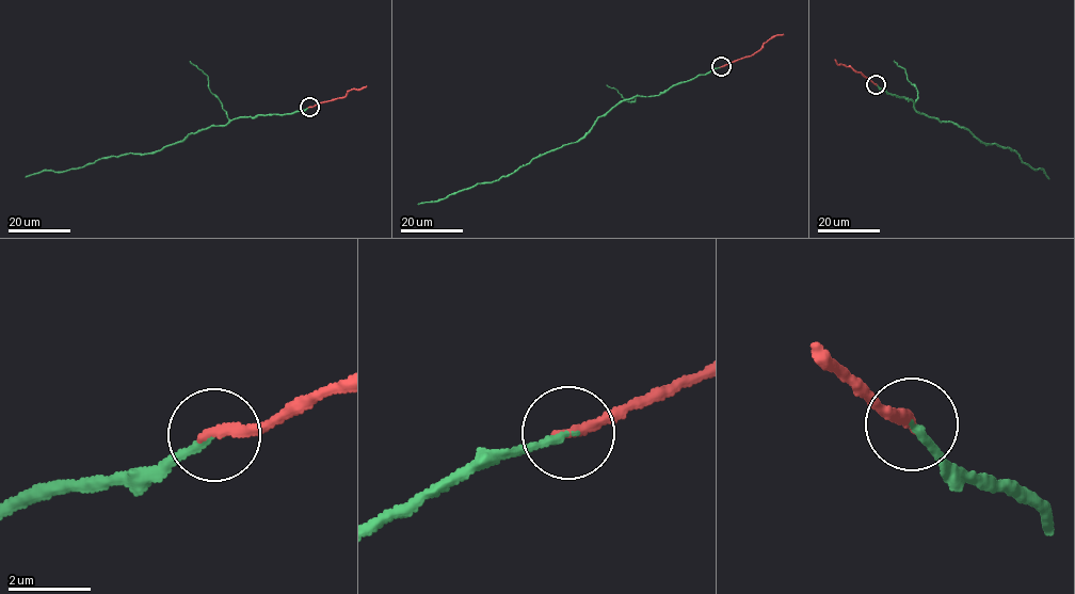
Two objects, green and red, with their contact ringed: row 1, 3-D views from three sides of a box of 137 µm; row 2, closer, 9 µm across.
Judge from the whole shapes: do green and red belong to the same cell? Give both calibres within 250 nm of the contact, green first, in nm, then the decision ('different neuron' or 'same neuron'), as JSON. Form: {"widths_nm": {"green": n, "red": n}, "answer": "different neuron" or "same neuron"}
{"widths_nm": {"green": 180, "red": 260}, "answer": "same neuron"}

